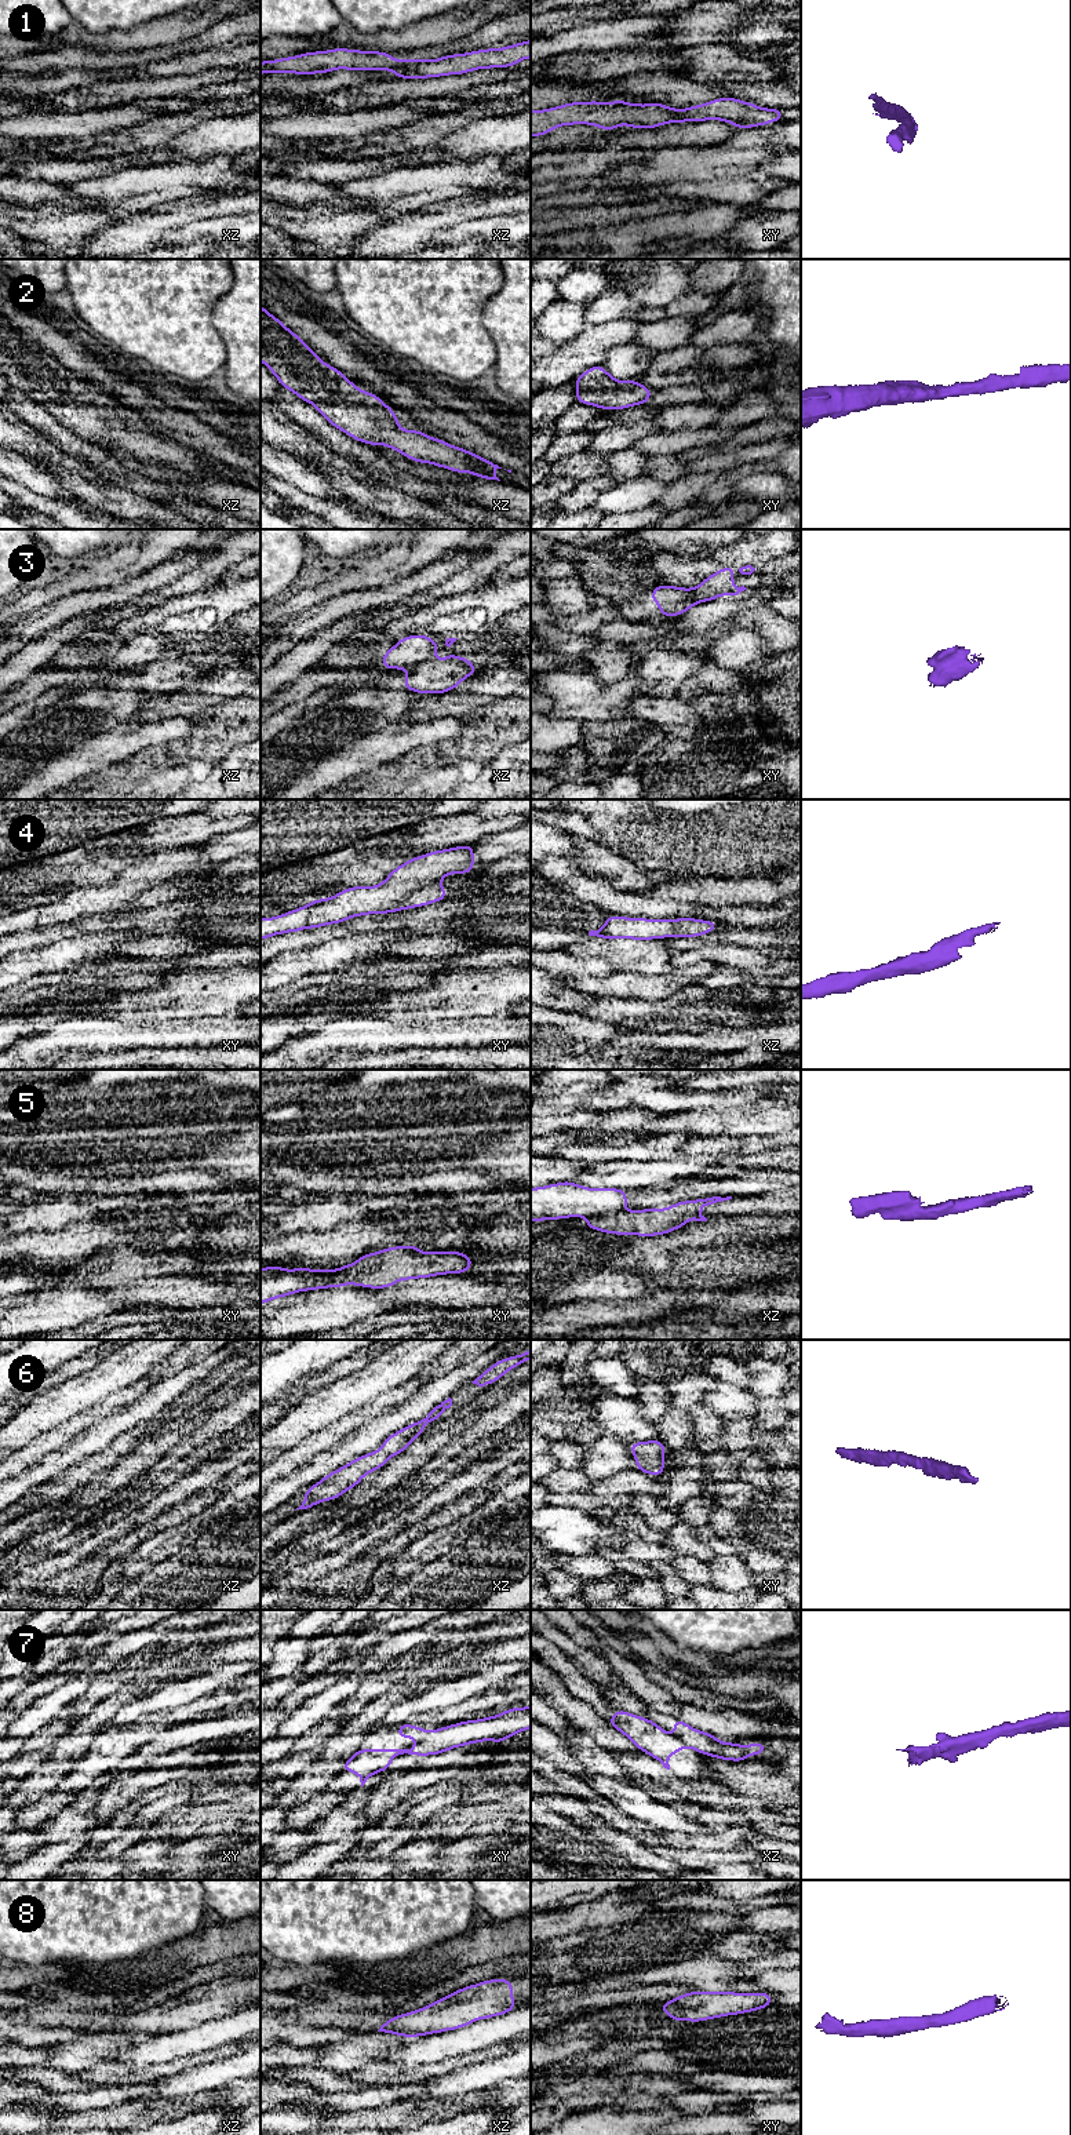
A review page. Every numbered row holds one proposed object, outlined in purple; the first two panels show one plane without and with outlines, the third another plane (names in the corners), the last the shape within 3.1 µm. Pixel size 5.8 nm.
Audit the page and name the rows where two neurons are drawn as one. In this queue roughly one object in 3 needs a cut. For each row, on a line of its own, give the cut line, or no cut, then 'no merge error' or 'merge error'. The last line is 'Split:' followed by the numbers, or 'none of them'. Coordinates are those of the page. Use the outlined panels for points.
1: cut in xz along (427, 61), (393, 69); merge error
2: no cut; no merge error
3: cut in xz along (432, 656), (408, 669); merge error
4: no cut; no merge error
5: cut in xy along (345, 1265), (308, 1289); merge error
6: no cut; no merge error
7: cut in xz along (674, 1734), (689, 1747); merge error
8: no cut; no merge error
Split: 1, 3, 5, 7

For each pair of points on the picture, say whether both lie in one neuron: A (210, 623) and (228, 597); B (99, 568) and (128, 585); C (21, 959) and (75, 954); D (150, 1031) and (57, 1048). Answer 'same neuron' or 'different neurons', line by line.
A: same neuron
B: different neurons
C: same neuron
D: same neuron

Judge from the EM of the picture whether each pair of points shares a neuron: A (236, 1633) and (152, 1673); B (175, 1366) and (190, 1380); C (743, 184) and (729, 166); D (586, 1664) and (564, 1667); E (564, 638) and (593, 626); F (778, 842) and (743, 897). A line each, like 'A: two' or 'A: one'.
A: two
B: two
C: two
D: two
E: two
F: two

